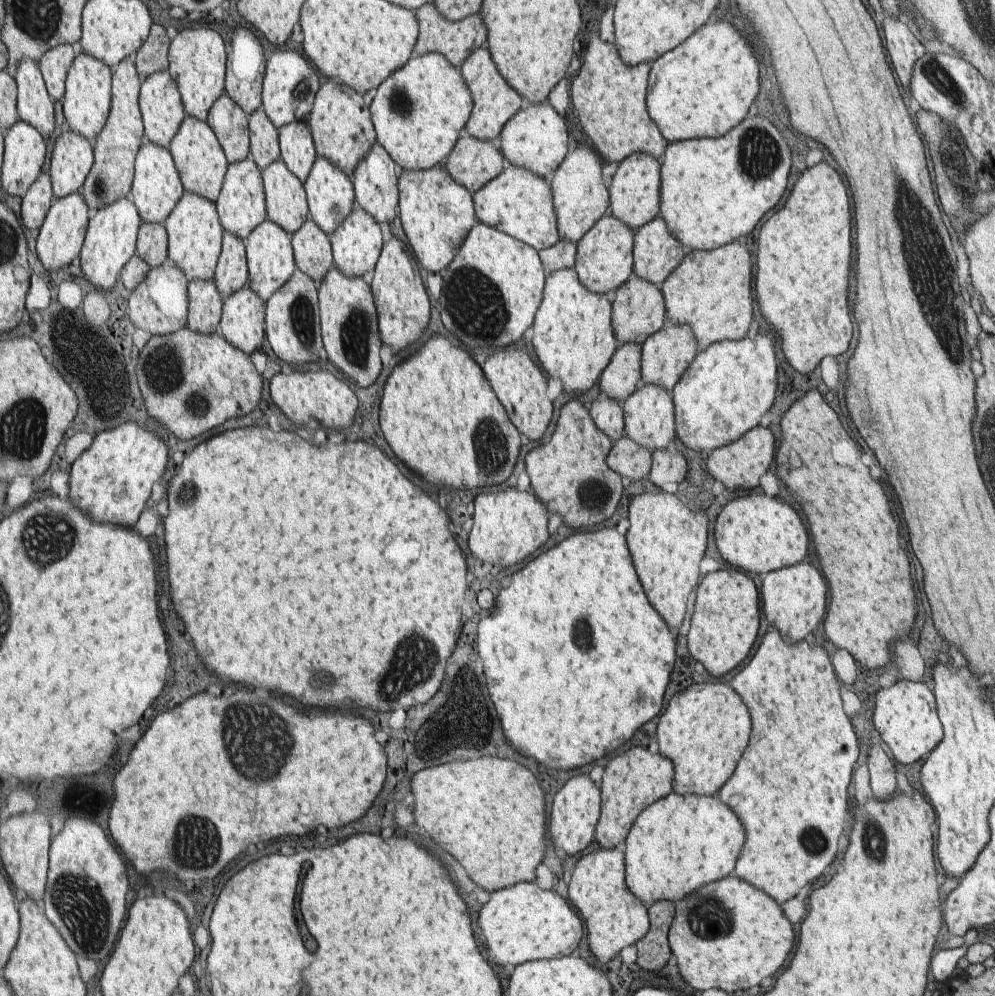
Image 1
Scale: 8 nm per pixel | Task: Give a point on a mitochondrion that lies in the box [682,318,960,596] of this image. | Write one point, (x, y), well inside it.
(873, 421)

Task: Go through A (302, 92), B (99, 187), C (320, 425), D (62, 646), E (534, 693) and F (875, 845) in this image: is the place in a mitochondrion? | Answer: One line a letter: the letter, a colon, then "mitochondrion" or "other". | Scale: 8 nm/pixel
A: mitochondrion
B: mitochondrion
C: other
D: other
E: other
F: mitochondrion

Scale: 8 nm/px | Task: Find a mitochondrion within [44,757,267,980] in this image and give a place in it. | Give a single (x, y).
(90, 930)

